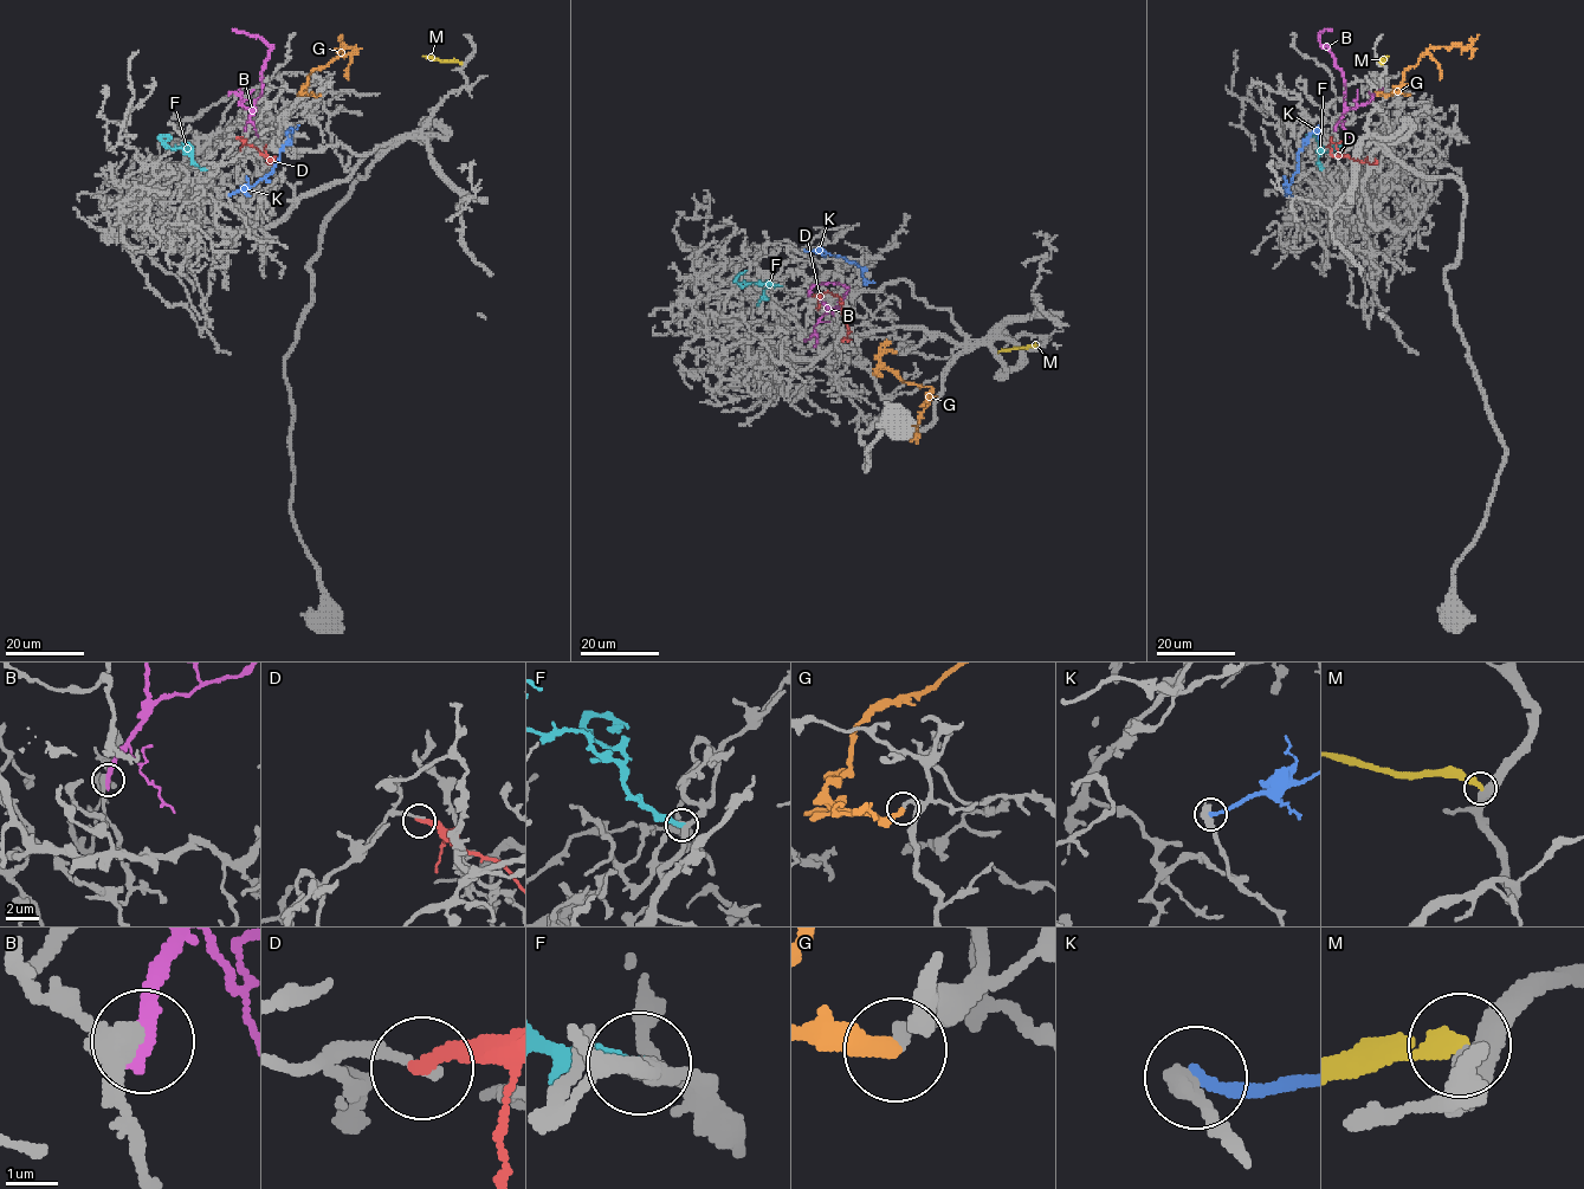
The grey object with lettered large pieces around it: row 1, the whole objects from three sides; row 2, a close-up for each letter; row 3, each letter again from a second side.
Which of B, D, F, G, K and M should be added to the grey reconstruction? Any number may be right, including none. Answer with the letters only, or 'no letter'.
F, G

